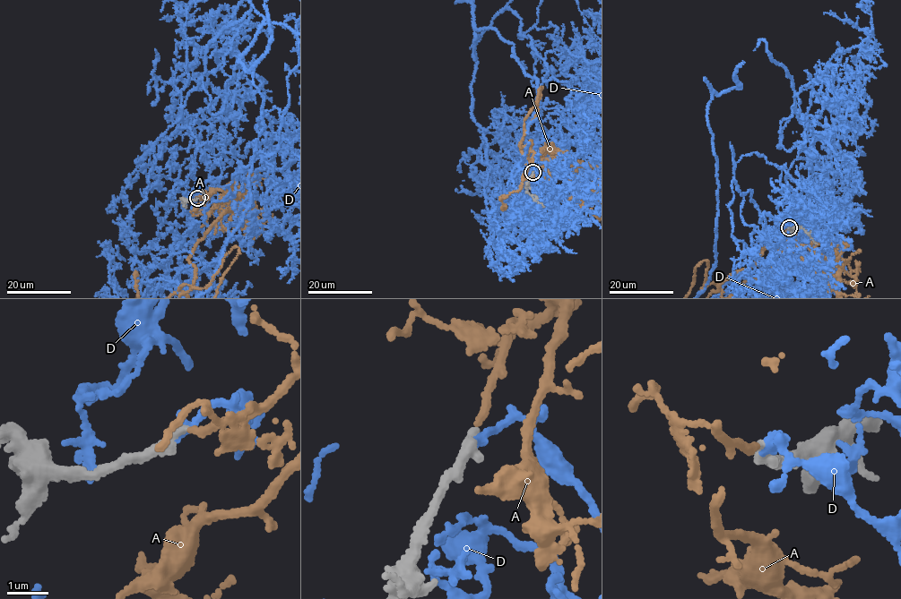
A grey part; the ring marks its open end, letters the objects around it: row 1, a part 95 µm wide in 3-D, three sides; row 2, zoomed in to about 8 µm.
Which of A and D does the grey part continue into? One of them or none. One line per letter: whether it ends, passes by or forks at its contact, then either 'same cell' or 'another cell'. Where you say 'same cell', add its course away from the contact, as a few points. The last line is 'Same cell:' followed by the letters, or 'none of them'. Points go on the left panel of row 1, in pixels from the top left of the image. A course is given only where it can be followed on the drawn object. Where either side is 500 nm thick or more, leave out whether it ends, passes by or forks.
A: it ends | same cell
D: it ends | another cell
Same cell: A

